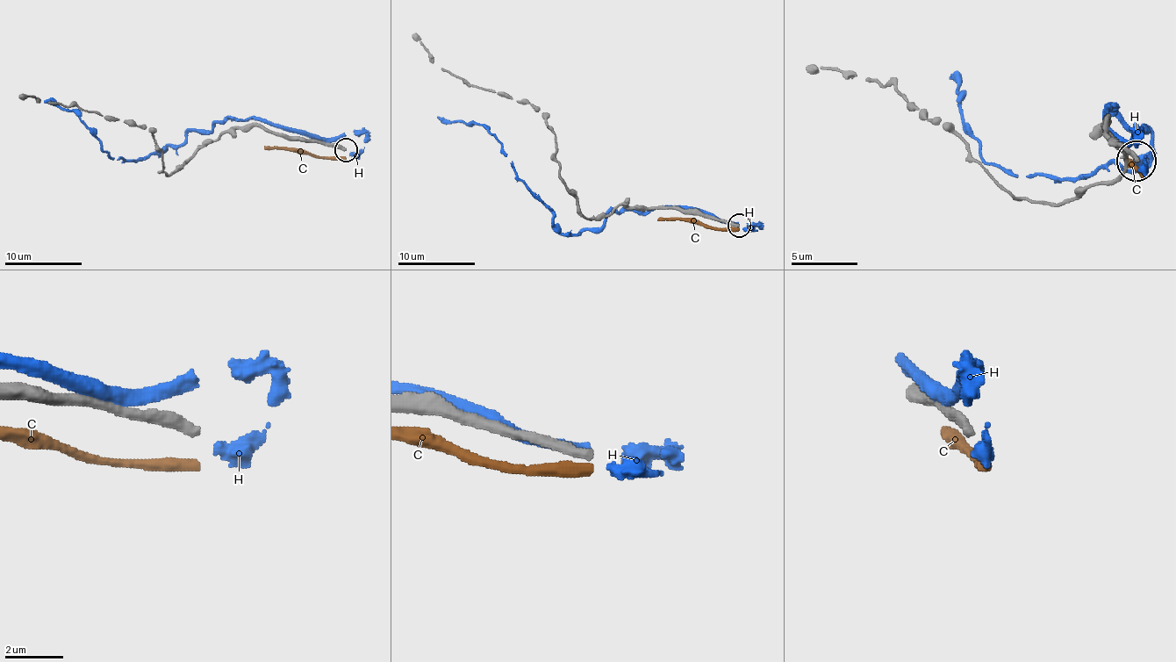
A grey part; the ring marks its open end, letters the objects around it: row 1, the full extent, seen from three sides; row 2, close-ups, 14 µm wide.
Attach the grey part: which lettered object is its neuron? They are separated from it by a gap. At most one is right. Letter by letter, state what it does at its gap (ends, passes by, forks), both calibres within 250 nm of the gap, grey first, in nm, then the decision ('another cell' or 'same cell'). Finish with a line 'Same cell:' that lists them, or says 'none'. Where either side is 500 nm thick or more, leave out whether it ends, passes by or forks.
C: it ends there; 360 nm thick on the grey side, 440 nm on the other; another cell
H: it ends there; 360 nm thick on the grey side, 440 nm on the other; another cell
Same cell: none

